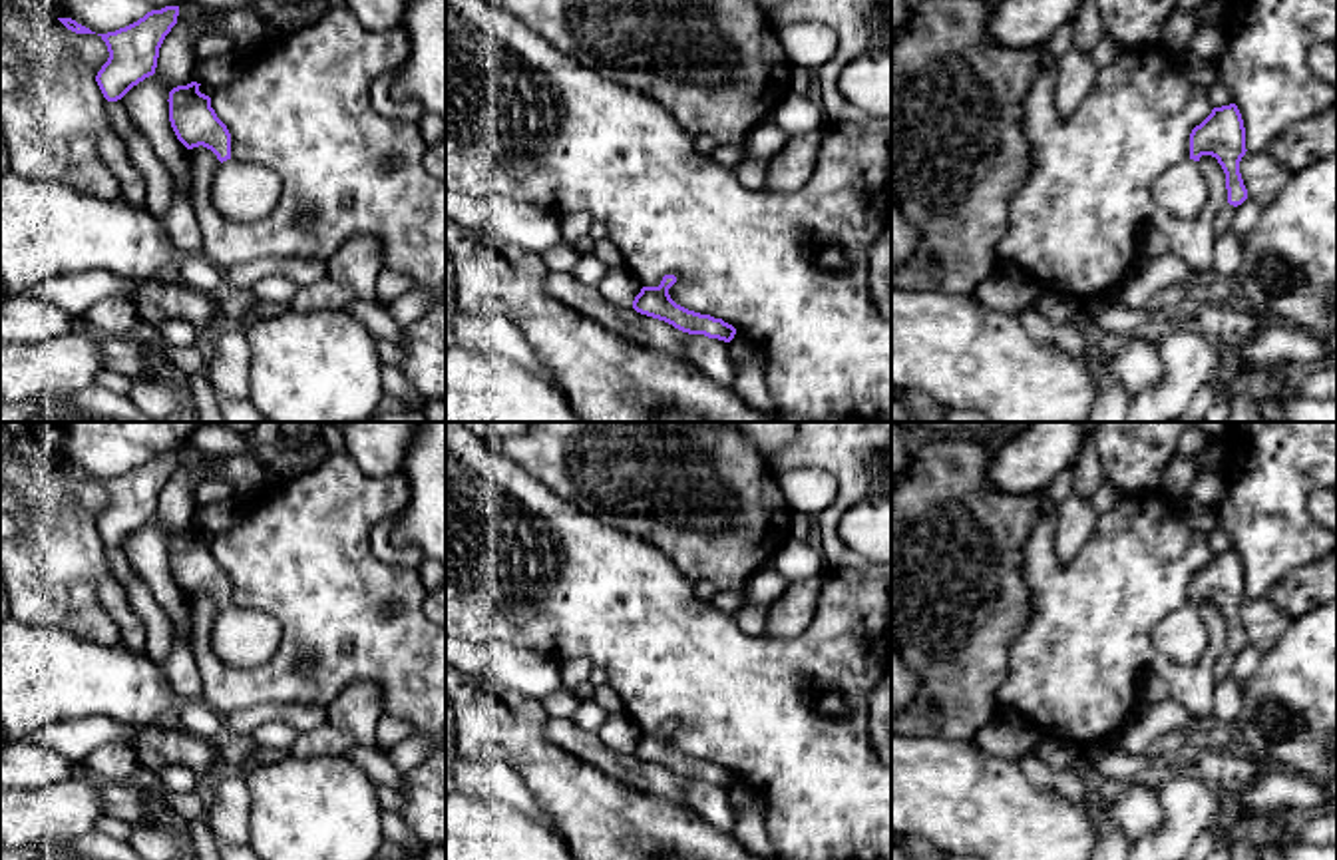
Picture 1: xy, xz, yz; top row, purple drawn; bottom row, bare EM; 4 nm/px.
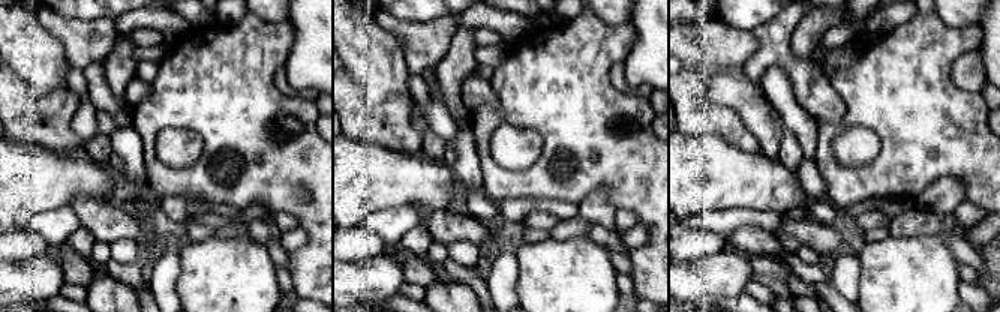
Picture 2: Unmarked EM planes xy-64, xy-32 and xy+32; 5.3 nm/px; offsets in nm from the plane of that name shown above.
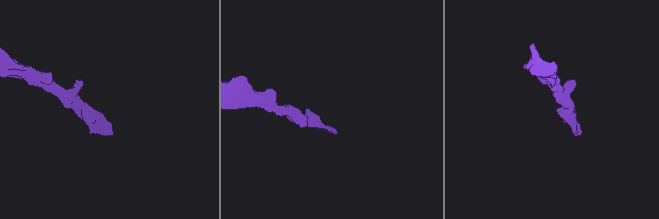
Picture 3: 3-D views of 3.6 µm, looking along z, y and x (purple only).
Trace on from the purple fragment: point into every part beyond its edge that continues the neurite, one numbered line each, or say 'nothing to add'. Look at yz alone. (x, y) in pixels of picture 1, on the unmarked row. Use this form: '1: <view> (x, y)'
1: yz (1182, 636)

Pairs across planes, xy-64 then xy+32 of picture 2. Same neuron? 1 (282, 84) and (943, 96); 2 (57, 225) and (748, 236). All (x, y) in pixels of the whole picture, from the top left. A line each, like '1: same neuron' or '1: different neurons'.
1: different neurons
2: different neurons

